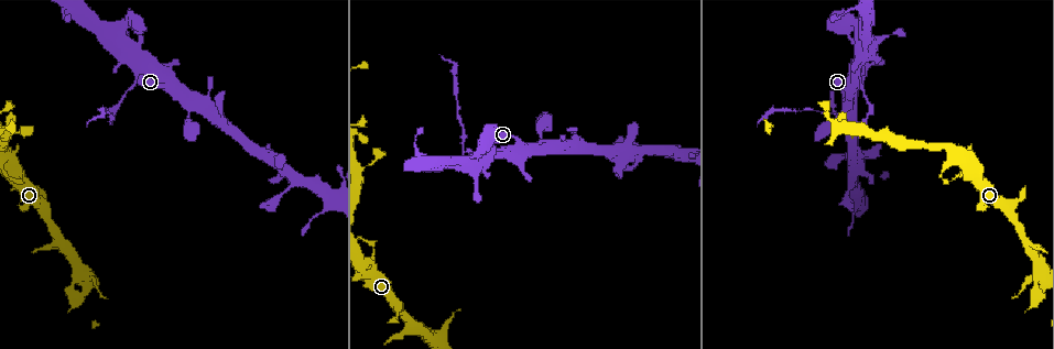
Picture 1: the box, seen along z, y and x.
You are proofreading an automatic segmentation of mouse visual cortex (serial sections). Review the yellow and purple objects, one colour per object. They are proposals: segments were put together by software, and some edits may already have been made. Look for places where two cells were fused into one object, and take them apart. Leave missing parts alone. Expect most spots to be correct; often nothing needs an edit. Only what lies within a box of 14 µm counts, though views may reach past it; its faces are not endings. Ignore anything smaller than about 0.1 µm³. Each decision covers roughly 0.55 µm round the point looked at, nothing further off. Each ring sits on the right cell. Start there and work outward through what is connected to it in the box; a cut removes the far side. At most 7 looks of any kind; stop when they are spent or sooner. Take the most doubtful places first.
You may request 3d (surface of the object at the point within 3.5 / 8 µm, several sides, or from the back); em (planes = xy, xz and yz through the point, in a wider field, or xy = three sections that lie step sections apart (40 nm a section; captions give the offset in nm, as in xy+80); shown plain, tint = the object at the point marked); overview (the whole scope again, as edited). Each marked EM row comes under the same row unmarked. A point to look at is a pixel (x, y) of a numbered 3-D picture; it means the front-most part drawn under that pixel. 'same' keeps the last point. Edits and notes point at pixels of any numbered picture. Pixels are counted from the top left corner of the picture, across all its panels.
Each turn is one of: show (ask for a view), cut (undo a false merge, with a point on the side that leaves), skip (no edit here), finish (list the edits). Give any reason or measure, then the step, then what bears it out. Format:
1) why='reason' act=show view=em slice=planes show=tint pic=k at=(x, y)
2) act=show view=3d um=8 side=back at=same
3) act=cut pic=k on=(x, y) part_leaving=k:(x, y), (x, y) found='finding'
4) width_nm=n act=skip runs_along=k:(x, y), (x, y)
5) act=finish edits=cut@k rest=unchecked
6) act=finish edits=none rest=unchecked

why='sharp bend' act=show view=3d um=3.5 pic=1 at=(870, 109)

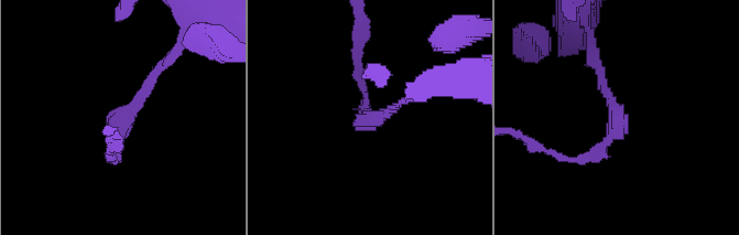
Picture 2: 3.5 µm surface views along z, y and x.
arm_widths_nm=100,150 act=skip runs_along=2:(166, 64), (119, 125), (112, 159) found='all the same cell'

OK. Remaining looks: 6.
act=show view=3d um=3.5 pic=1 at=(82, 295)

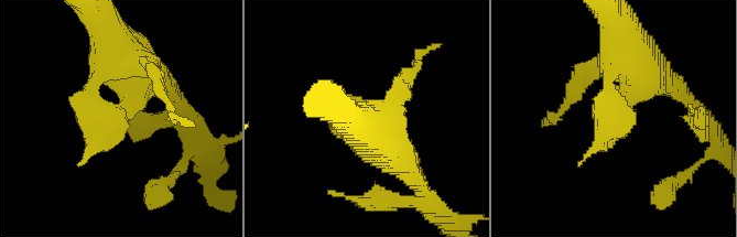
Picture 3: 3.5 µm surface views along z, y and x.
why='now the EM' act=show view=em slice=xy step=2 show=tint pic=3 at=(613, 118)

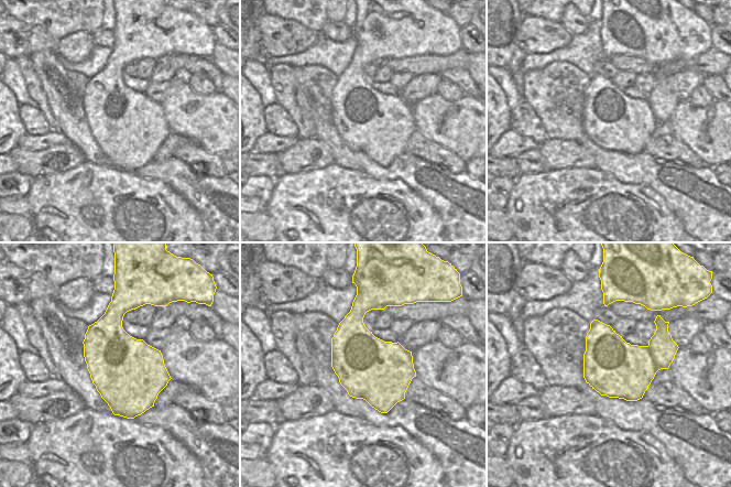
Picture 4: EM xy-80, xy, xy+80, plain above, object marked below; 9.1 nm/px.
act=skip runs_along=3:(369, 131), (315, 97) found='one cell here'

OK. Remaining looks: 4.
why='a fork' act=show view=3d um=3.5 pic=1 at=(571, 149)

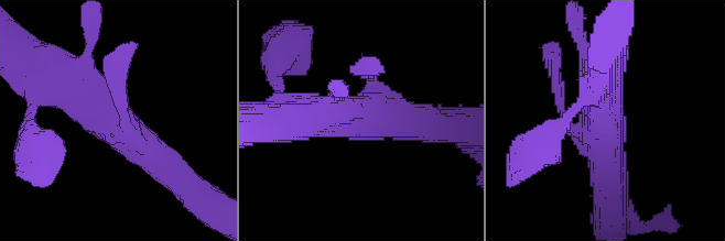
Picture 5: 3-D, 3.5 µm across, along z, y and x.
act=show view=em slice=xy step=3 show=tint pic=5 at=(607, 126)

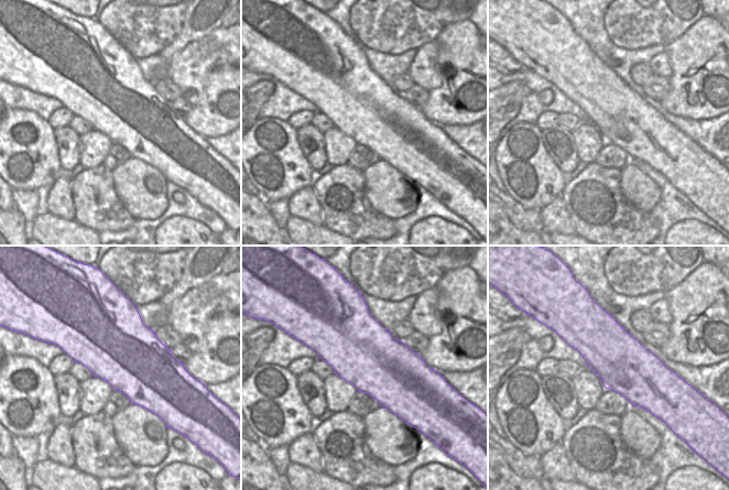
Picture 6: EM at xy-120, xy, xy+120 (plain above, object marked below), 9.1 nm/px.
act=skip runs_along=5:(60, 78), (174, 173) found='all the same cell'

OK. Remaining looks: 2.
act=finish edits=none rest=unchecked

